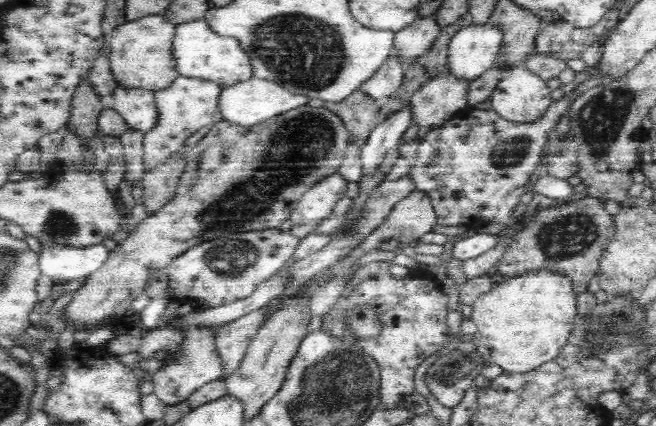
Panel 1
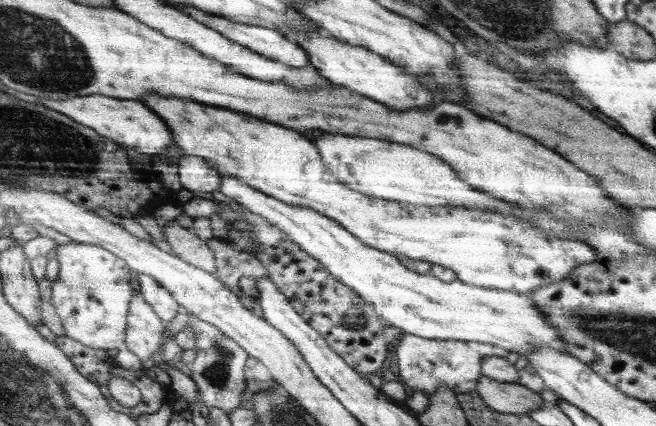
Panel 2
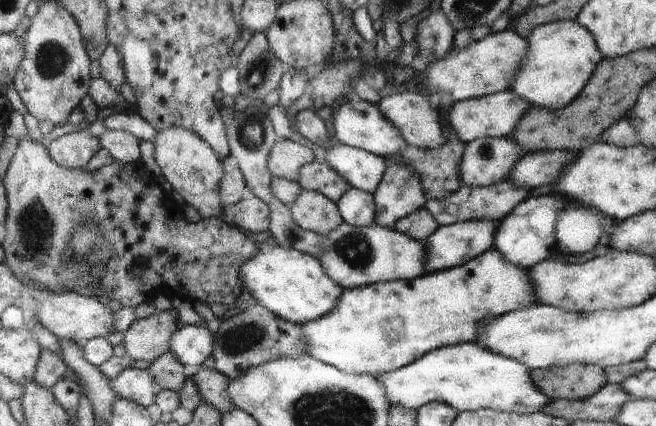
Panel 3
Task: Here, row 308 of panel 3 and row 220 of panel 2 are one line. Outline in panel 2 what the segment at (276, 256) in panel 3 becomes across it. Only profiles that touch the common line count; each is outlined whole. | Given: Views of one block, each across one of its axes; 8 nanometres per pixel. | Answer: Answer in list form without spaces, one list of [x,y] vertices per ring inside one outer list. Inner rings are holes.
[[[220,171],[220,176],[218,192],[222,196],[228,196],[241,207],[264,217],[310,256],[316,257],[332,276],[340,278],[365,301],[372,303],[376,314],[388,320],[394,333],[495,344],[519,356],[540,345],[565,352],[560,333],[547,323],[546,316],[535,307],[529,293],[477,287],[458,279],[448,282],[432,274],[417,273],[402,264],[397,256],[364,244],[328,216],[308,207],[288,205],[225,172]]]

